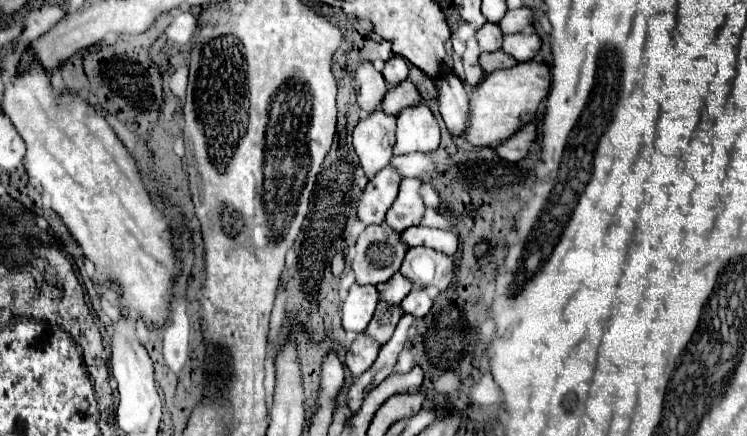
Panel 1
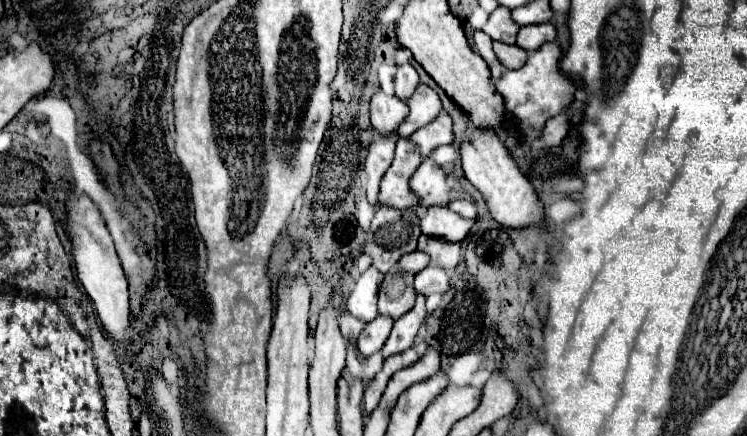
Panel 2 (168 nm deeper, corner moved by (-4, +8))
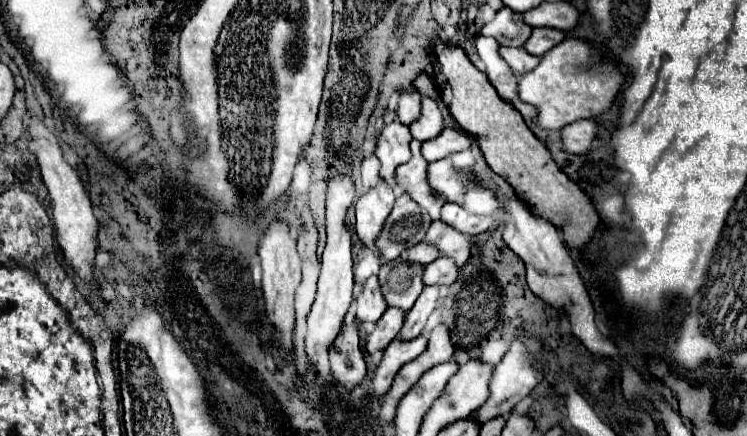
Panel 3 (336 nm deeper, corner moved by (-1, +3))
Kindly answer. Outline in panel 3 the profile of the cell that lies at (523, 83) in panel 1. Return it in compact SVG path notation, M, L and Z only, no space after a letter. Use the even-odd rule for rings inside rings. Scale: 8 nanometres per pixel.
M564 39L542 55L540 65L518 77L520 101L532 105L538 115L532 119L540 129L562 129L578 119L590 119L610 109L622 83L622 73L610 63L598 63L598 55L580 39Z

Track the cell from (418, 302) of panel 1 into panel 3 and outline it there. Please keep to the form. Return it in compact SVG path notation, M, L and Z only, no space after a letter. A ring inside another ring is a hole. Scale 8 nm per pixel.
M438 257L424 267L424 285L452 285L458 277L458 267L448 257Z

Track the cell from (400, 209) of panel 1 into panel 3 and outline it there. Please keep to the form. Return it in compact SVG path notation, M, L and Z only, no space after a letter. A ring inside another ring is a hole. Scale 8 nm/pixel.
M440 159L428 165L428 185L444 195L448 203L462 205L466 193L466 179L452 167L450 159Z

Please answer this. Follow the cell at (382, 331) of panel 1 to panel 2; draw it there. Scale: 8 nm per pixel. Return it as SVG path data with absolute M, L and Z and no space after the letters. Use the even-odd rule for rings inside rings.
M401 270L385 274L385 280L379 286L379 314L397 320L413 308L417 298L413 278L415 276L411 272Z

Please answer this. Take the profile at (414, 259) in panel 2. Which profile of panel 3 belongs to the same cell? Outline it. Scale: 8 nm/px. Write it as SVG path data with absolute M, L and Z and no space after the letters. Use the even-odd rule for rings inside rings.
M424 241L420 245L414 245L412 249L408 249L408 261L416 261L420 265L428 265L428 263L432 263L438 257L440 257L438 249L432 249Z

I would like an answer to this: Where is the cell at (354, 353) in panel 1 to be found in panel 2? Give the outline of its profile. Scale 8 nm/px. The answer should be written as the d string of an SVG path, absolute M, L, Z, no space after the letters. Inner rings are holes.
M377 316L375 320L371 320L357 338L359 352L363 356L371 356L377 350L381 350L385 340L389 338L391 328L393 328L393 318L389 318L389 316Z

